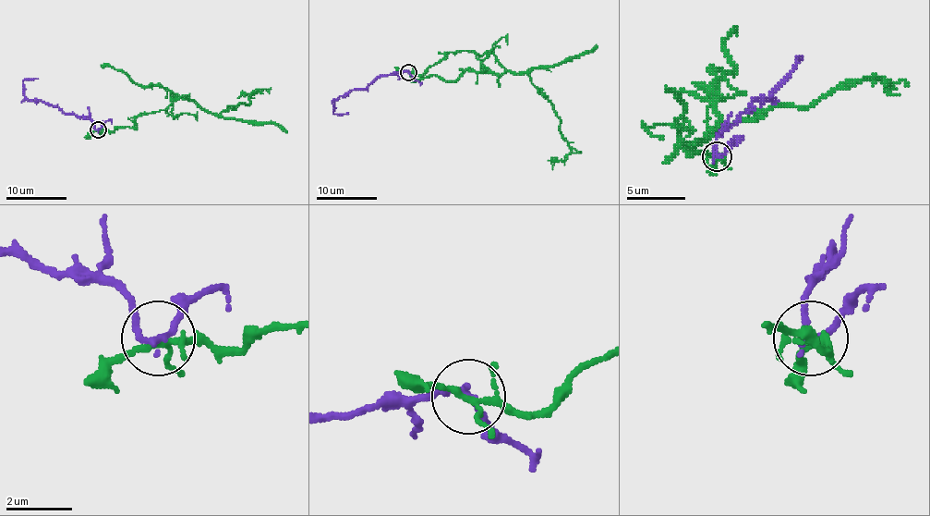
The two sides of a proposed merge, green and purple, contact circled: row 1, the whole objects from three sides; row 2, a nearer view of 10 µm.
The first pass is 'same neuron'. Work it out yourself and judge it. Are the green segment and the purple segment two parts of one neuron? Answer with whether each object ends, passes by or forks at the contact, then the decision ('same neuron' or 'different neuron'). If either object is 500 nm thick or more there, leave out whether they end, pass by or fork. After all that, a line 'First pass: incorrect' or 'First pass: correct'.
green forks | purple passes by | different neuron
First pass: incorrect

